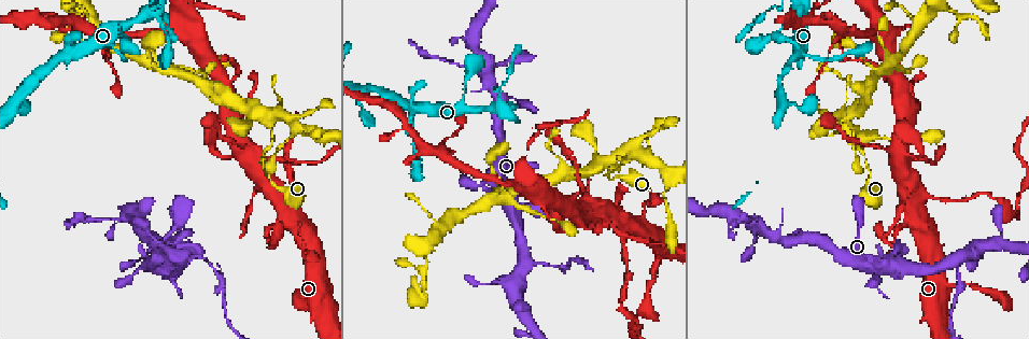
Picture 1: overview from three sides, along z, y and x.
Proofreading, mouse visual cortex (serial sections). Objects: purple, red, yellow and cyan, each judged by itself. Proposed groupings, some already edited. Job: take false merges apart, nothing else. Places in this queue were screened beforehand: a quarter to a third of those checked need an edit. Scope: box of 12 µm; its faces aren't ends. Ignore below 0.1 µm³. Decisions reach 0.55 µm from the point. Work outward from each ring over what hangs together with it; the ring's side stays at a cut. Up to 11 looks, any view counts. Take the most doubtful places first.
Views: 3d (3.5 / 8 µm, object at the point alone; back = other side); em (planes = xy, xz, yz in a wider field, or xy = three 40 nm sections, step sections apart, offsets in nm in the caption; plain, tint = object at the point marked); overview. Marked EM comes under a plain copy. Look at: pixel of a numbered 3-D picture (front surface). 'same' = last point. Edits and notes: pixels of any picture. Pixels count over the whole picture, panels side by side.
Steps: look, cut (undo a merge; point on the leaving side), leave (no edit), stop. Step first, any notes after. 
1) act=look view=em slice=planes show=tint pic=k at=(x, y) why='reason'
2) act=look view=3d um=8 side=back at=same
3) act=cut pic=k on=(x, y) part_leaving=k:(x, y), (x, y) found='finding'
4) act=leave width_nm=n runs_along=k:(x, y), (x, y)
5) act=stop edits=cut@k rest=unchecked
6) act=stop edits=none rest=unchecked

act=look view=3d um=8 side=back pic=1 at=(530, 262) why='small branch off a trunk'

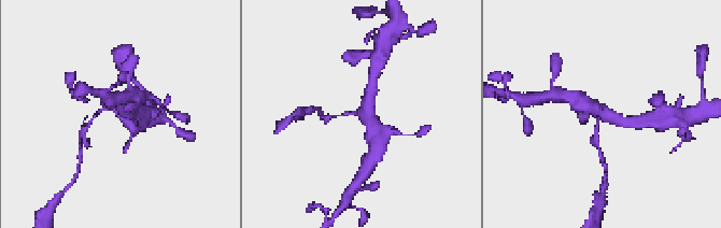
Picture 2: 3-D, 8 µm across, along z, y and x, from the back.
act=look view=3d um=3.5 pic=2 at=(118, 111)

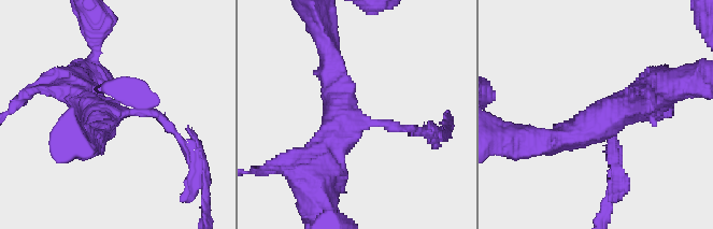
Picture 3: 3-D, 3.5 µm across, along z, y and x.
act=look view=em slice=xy step=1 show=tint pic=3 at=(115, 114) why='shape alone is not enough'

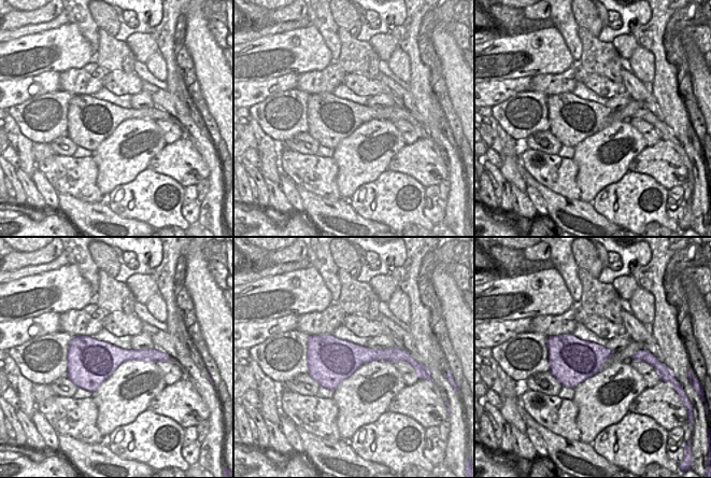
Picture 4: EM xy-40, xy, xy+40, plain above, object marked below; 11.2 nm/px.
act=cut pic=3 on=(414, 128) found='two cells meet here'

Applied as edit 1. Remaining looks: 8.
act=look view=3d um=3.5 pic=1 at=(625, 228) why='three arms meet'

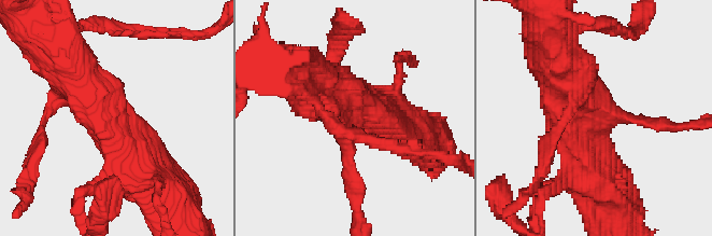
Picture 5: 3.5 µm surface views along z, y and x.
act=look view=em slice=planes show=tint pic=5 at=(348, 120) arms=3 arm_widths_nm=150,600,600 why='shape alone is not enough'

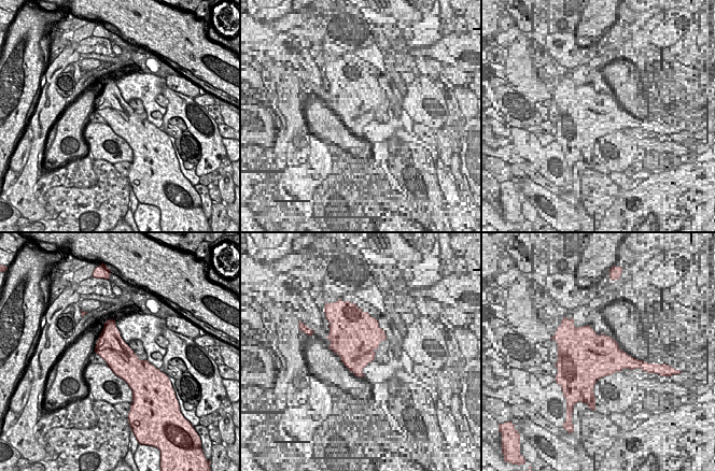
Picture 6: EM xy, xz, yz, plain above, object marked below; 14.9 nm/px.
act=look view=em slice=xy step=2 show=tint at=same

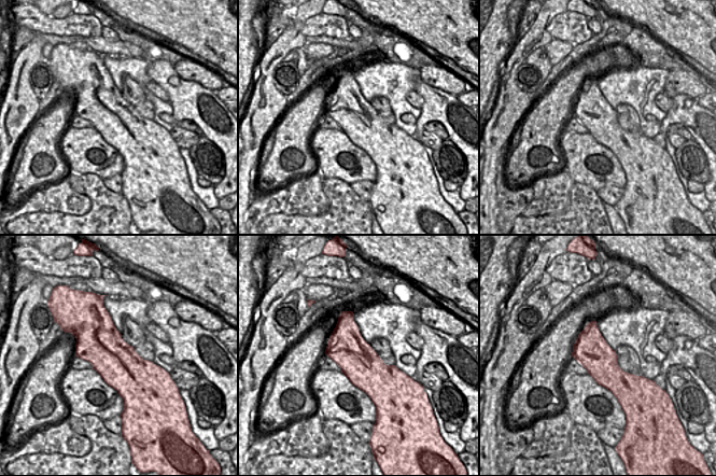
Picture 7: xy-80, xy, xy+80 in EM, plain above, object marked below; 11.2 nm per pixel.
act=leave runs_along=5:(155, 186), (136, 140), (73, 74) found='continuous, no second cell'

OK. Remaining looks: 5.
act=look view=3d um=3.5 pic=1 at=(636, 322)

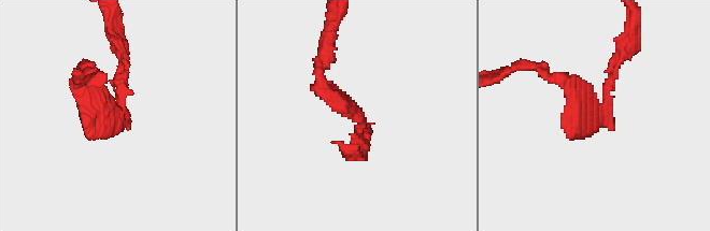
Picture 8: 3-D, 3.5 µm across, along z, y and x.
act=look view=em slice=xy step=3 show=tint pic=8 at=(115, 110) arm_widths_nm=150,200

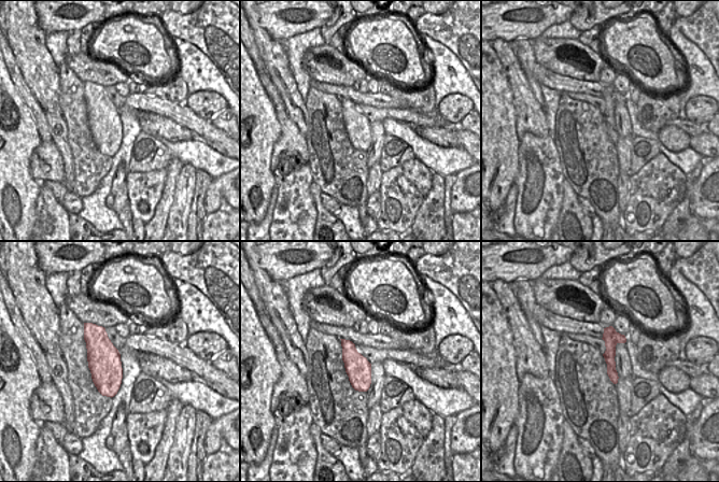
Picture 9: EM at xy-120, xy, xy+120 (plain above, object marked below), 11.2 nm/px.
act=look view=em slice=xy step=1 show=tint at=same

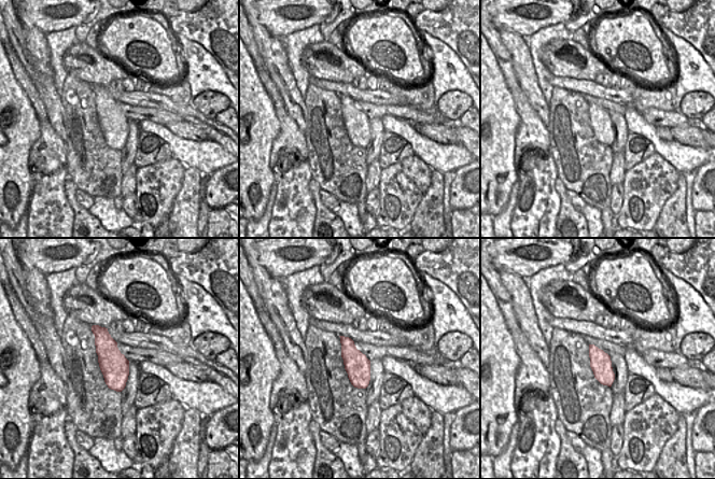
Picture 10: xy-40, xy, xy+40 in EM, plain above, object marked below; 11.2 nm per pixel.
act=cut pic=8 on=(614, 69) part_leaving=8:(604, 107), (614, 65), (639, 28) found='two cells meet here'

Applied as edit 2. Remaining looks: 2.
act=stop edits=cut@3,cut@8 rest=unchecked

